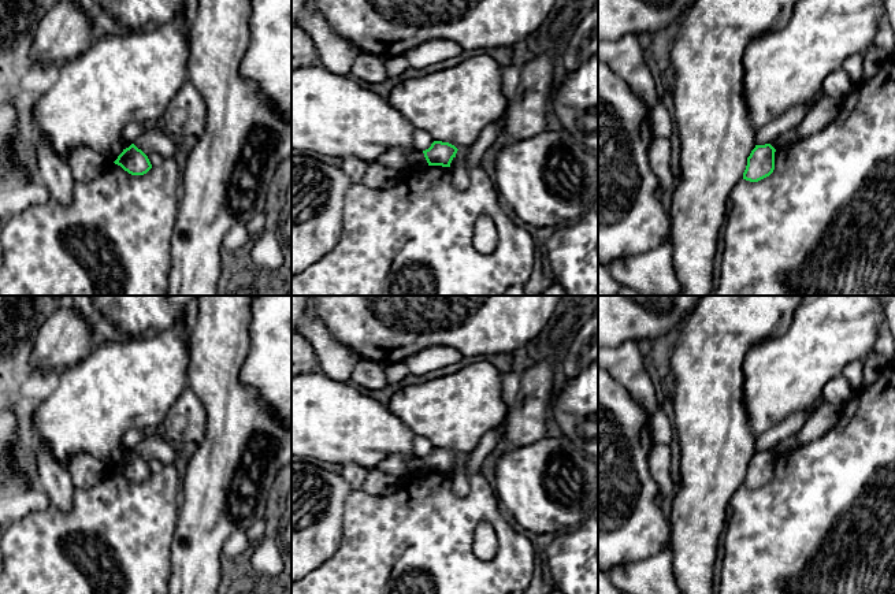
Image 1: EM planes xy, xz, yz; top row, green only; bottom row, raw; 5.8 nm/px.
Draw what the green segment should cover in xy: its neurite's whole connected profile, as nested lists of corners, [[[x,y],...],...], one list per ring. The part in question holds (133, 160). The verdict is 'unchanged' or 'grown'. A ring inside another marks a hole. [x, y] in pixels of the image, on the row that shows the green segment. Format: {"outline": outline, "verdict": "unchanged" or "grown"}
{"outline": [[[134,144],[123,149],[114,163],[131,175],[144,175],[152,168],[148,156]]], "verdict": "unchanged"}

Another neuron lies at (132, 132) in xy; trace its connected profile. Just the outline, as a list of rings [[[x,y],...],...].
[[[131,122],[129,125],[125,126],[123,131],[122,131],[122,138],[126,142],[133,144],[142,133],[145,127],[140,123]]]

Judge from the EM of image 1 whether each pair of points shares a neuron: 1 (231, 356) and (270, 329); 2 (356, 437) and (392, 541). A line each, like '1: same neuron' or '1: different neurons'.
1: different neurons
2: different neurons

